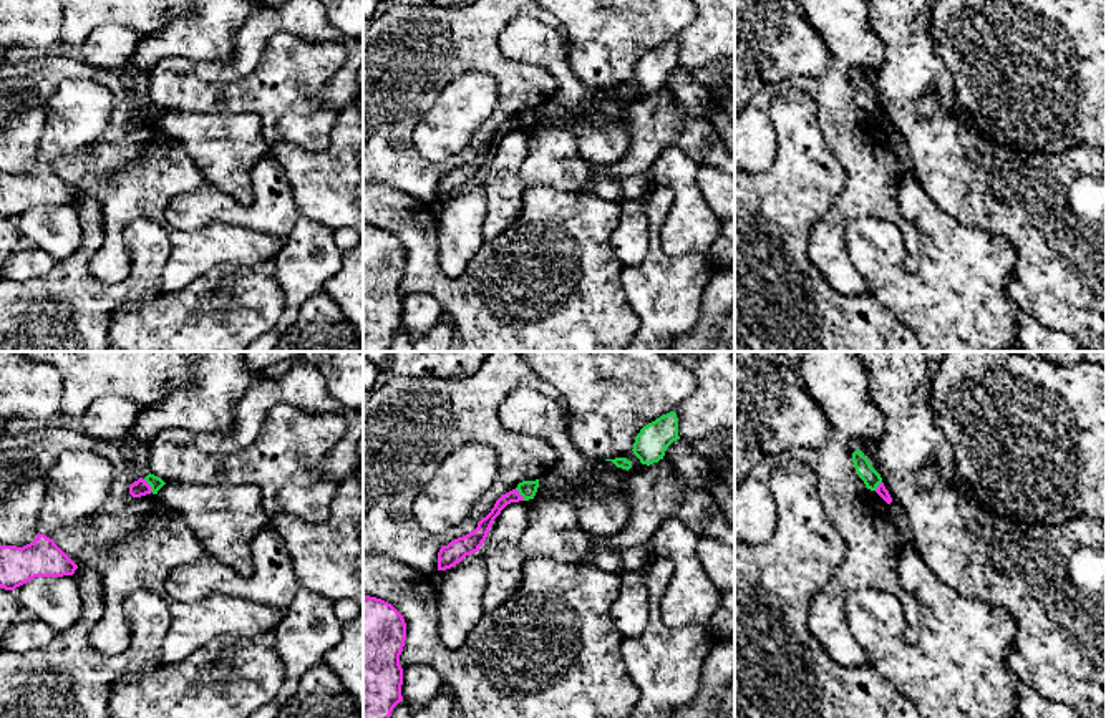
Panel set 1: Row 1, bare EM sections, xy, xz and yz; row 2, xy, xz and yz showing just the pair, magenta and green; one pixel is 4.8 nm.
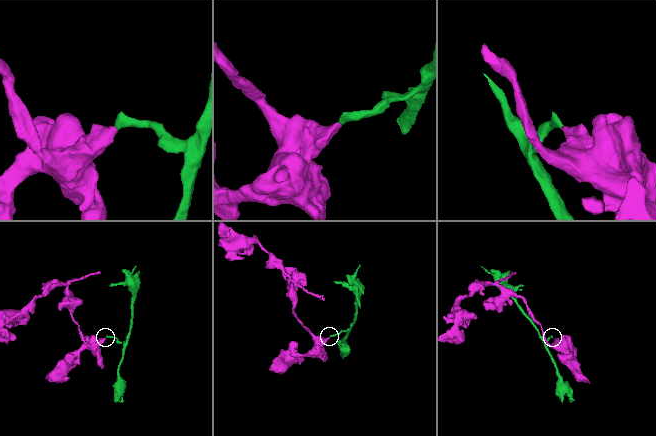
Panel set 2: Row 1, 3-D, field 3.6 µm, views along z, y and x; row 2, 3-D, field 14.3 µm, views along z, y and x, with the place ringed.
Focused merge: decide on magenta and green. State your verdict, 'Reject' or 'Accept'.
Reject

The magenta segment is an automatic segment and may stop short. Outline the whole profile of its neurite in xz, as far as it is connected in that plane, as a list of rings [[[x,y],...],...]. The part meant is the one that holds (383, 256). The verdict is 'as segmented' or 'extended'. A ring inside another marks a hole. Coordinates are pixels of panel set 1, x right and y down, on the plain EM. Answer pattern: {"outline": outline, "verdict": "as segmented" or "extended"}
{"outline": [[[363,224],[363,352],[388,352],[393,337],[403,330],[400,284],[406,269],[403,244],[388,230]]], "verdict": "as segmented"}

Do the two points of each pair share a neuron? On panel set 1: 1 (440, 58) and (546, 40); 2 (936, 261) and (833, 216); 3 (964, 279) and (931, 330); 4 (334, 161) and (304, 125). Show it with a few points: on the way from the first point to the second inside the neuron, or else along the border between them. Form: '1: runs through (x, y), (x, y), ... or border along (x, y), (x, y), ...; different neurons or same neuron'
1: border along (514, 17), (498, 48), (534, 67); different neurons
2: border along (906, 218), (919, 246), (919, 267), (914, 272); different neurons
3: runs through (964, 292), (944, 317); same neuron
4: border along (339, 113), (322, 150), (286, 143); different neurons

